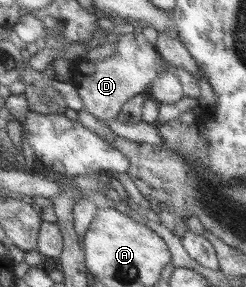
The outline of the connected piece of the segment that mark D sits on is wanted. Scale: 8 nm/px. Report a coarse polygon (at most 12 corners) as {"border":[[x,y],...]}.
{"border":[[142,33],[74,63],[85,109],[109,123],[168,67]]}

